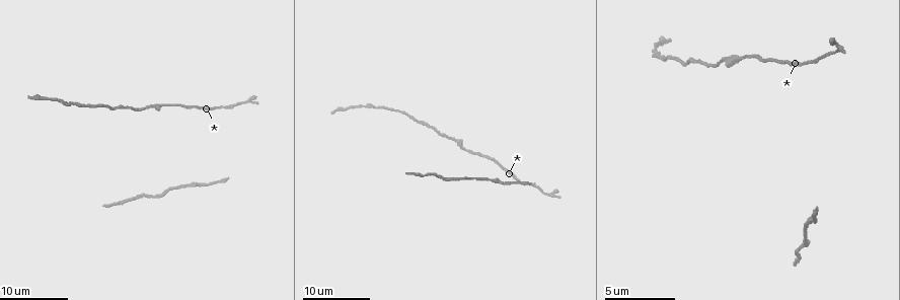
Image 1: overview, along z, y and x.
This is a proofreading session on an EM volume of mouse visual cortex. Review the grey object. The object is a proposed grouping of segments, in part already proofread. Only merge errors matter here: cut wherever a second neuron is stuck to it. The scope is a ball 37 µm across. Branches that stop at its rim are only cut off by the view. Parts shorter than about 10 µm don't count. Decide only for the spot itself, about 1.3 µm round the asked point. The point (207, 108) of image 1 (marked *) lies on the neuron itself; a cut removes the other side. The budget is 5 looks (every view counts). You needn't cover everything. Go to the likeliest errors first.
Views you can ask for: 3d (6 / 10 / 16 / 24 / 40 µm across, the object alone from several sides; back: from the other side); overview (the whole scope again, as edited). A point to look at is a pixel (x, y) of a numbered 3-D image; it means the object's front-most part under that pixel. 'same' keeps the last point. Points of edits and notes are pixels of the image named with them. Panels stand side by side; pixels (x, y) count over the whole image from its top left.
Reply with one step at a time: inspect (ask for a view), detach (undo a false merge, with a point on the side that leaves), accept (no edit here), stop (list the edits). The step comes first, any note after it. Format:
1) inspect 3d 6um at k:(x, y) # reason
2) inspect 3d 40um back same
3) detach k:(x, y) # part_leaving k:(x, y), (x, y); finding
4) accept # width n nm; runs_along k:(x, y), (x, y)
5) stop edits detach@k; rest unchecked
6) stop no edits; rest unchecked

inspect 3d 16um at 1:(455, 142) # thick turns thin

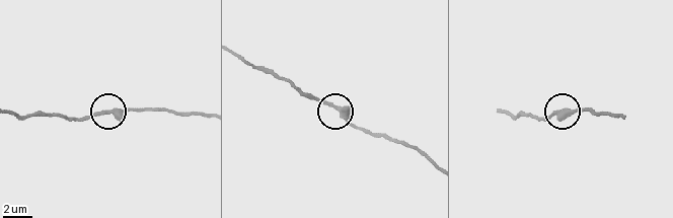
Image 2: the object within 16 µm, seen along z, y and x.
inspect 3d 6um at 2:(107, 111)

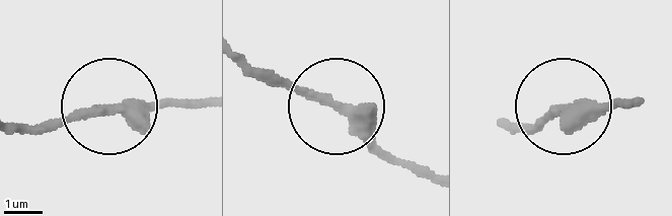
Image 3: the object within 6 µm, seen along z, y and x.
inspect 3d 6um back at 3:(107, 109) # other side

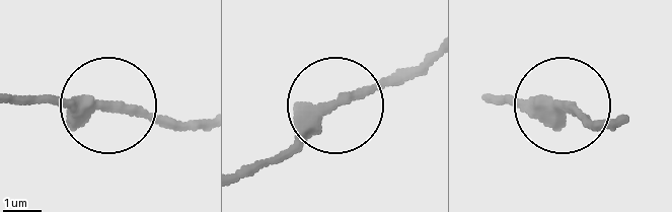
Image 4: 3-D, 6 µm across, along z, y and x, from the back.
accept # width 320 nm; runs_along 4:(12, 99), (90, 99), (194, 119); continuous, no second neuron

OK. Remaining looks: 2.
inspect 3d 16um at 1:(77, 102)

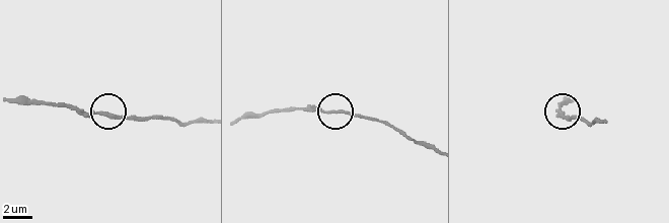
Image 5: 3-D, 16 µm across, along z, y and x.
inspect 3d 10um at 5:(106, 112)

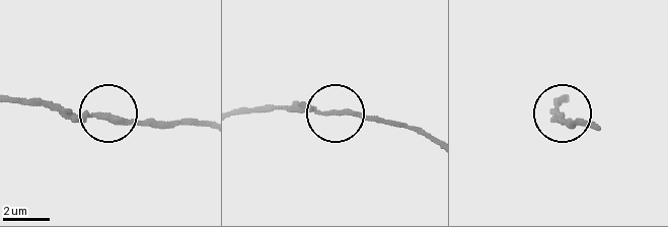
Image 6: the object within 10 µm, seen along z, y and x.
accept # runs_along 6:(204, 126), (157, 126), (49, 108); one neuron here

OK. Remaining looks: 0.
stop no edits; rest unchecked

